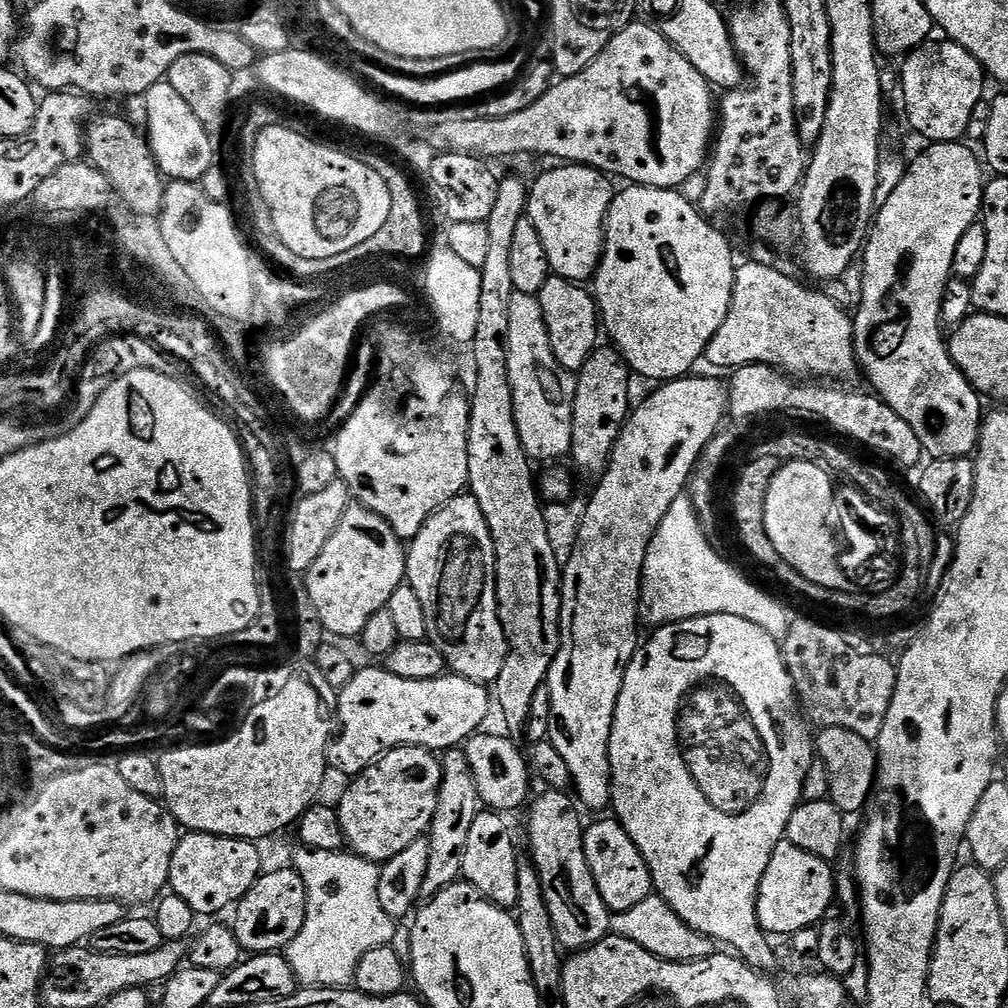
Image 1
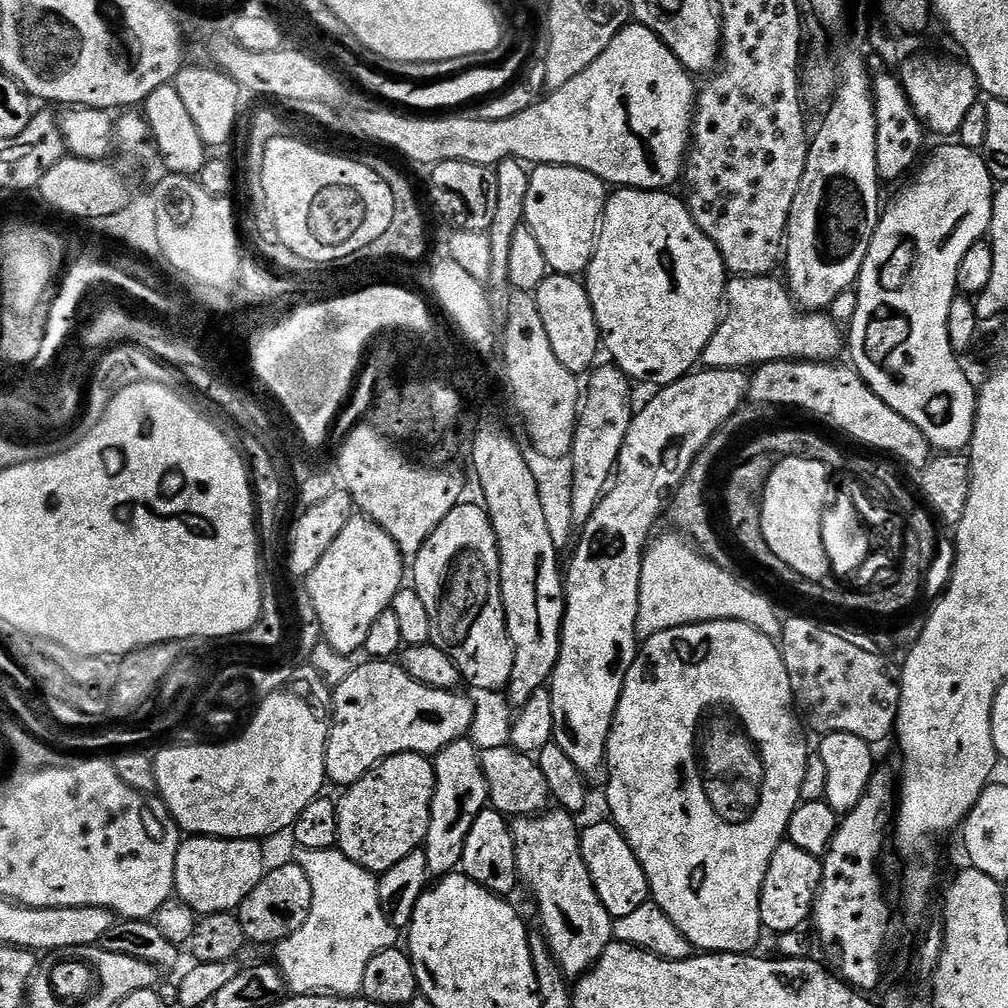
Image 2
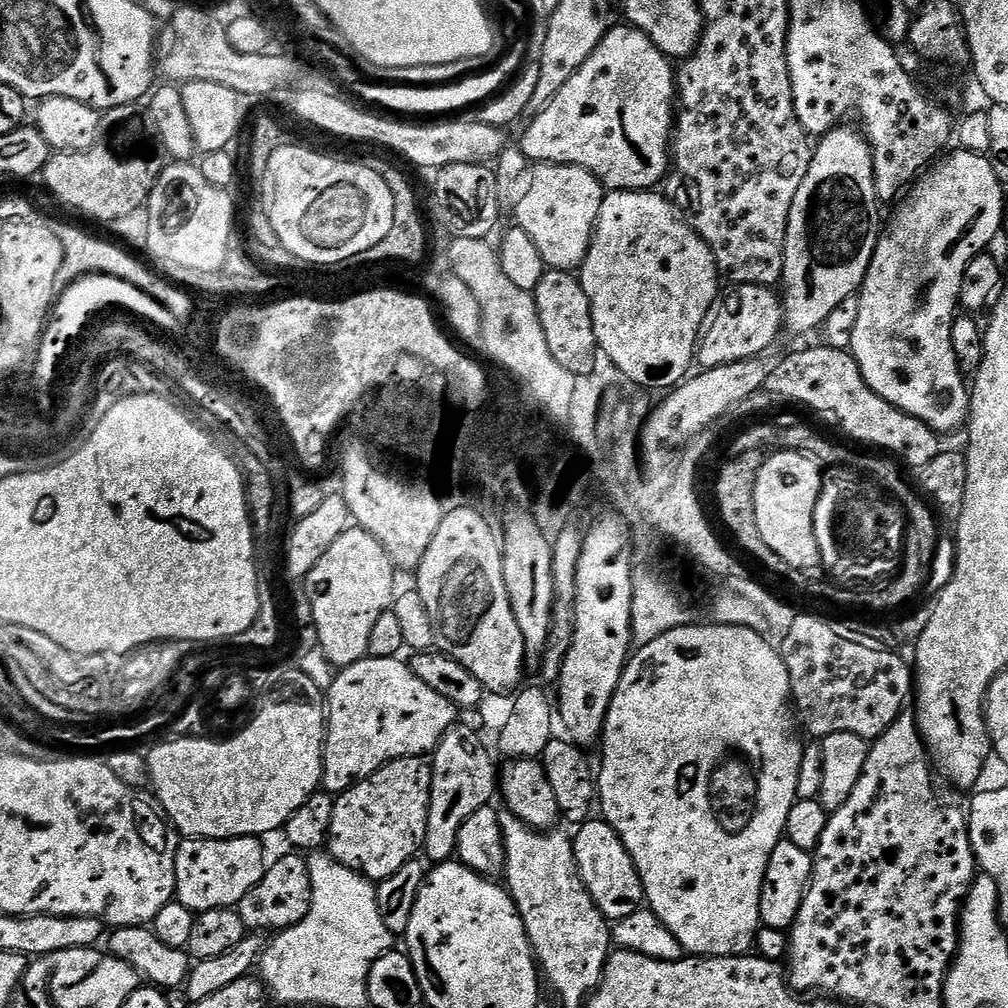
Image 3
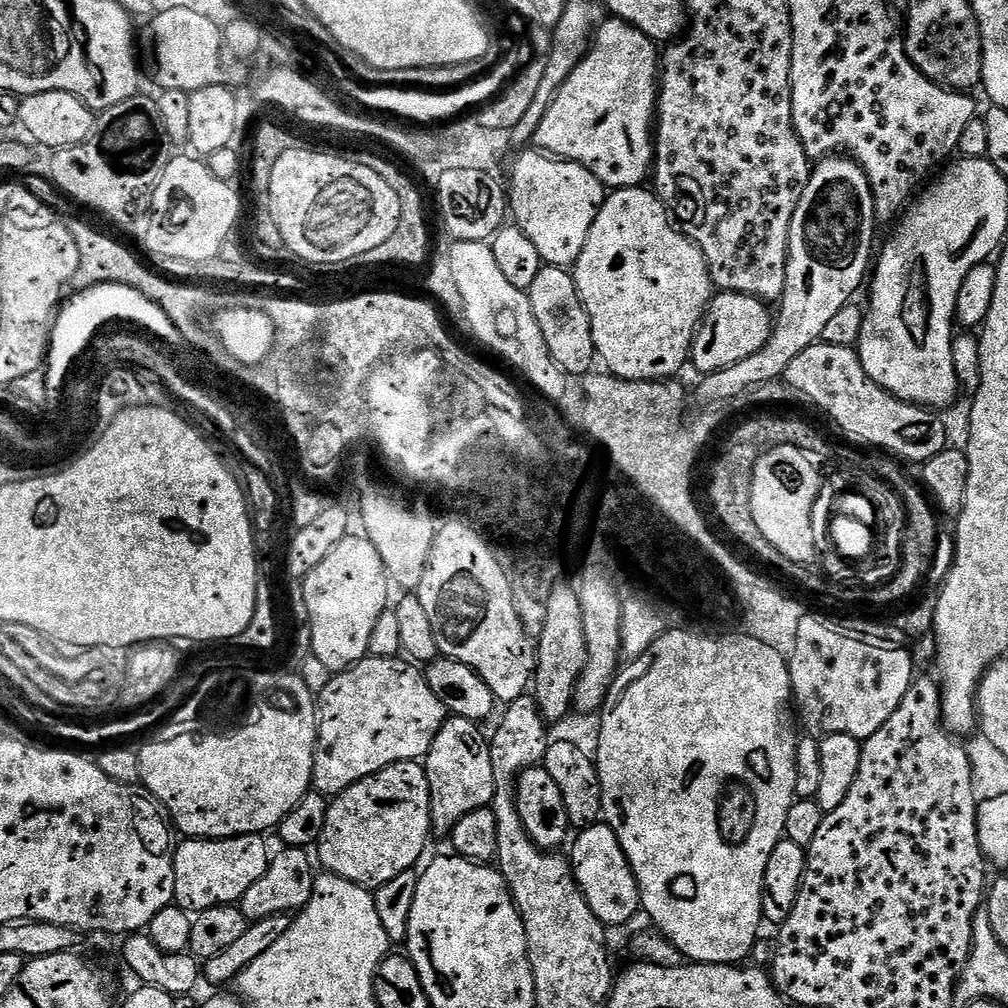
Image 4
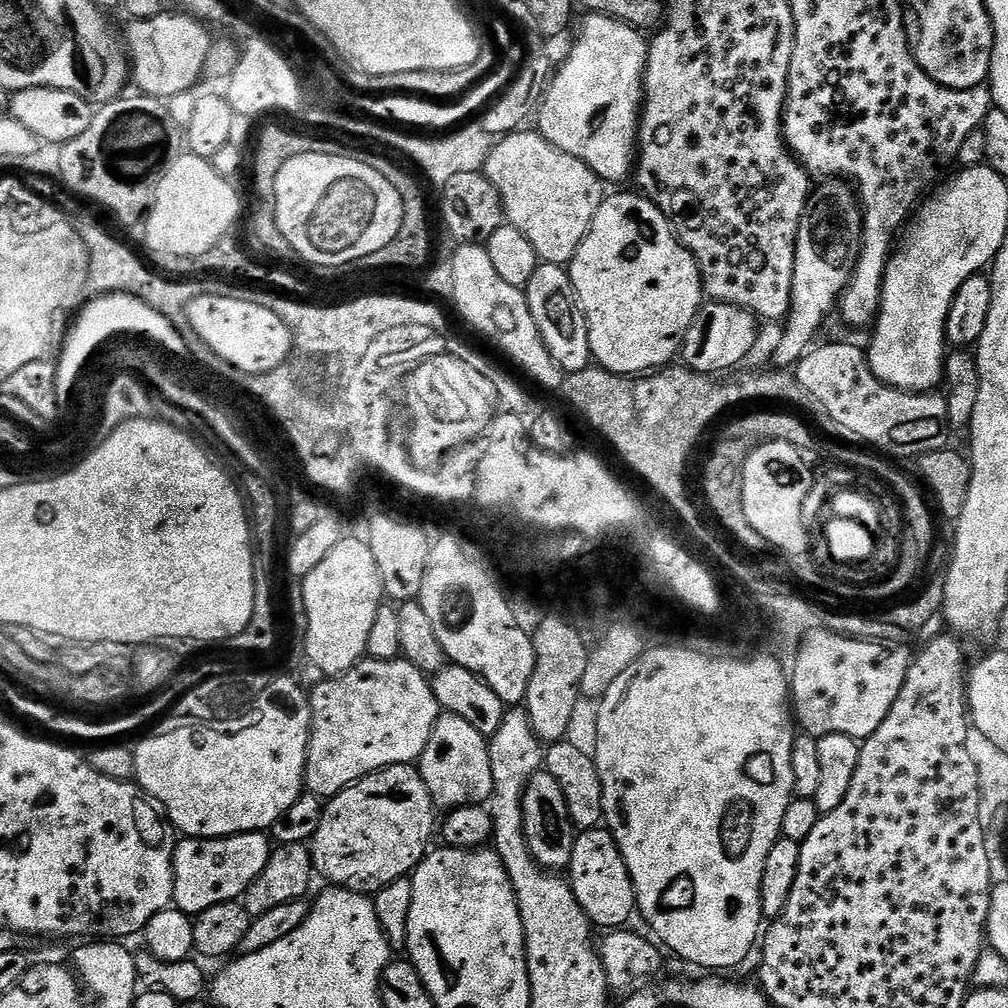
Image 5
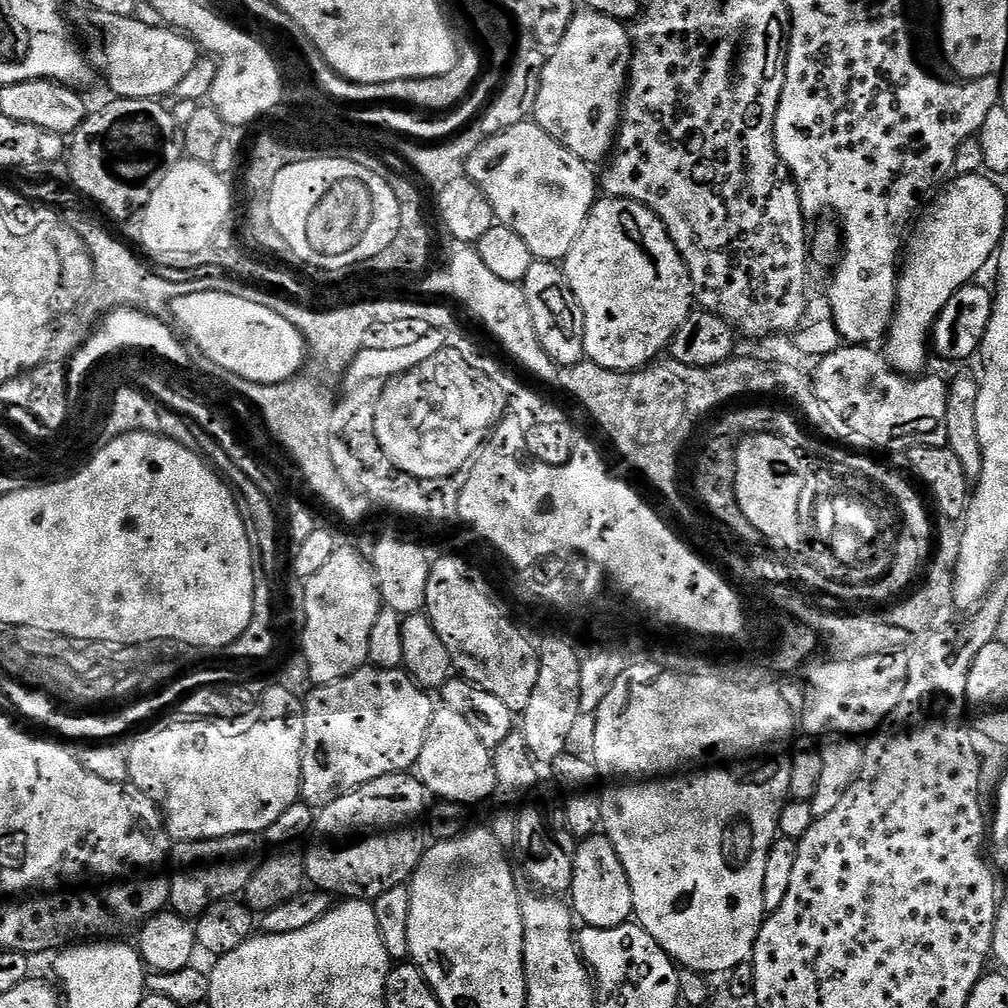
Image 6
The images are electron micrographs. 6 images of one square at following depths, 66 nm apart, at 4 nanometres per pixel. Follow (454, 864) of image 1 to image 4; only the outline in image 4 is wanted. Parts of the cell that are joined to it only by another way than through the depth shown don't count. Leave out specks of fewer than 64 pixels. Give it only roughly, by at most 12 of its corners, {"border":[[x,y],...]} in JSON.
{"border":[[445,719],[428,751],[432,830],[447,837],[491,805],[491,746]]}

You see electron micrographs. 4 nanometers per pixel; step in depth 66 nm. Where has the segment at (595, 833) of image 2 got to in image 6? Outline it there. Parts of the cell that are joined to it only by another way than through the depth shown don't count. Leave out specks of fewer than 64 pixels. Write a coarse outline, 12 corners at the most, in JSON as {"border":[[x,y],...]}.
{"border":[[607,836],[576,845],[570,907],[581,925],[634,916],[630,878]]}

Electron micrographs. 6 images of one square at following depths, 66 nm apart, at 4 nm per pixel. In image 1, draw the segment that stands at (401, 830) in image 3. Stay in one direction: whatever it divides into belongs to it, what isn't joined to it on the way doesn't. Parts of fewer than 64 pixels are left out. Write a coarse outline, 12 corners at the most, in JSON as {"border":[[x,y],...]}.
{"border":[[397,746],[338,803],[345,845],[383,862],[431,829],[441,761]]}

